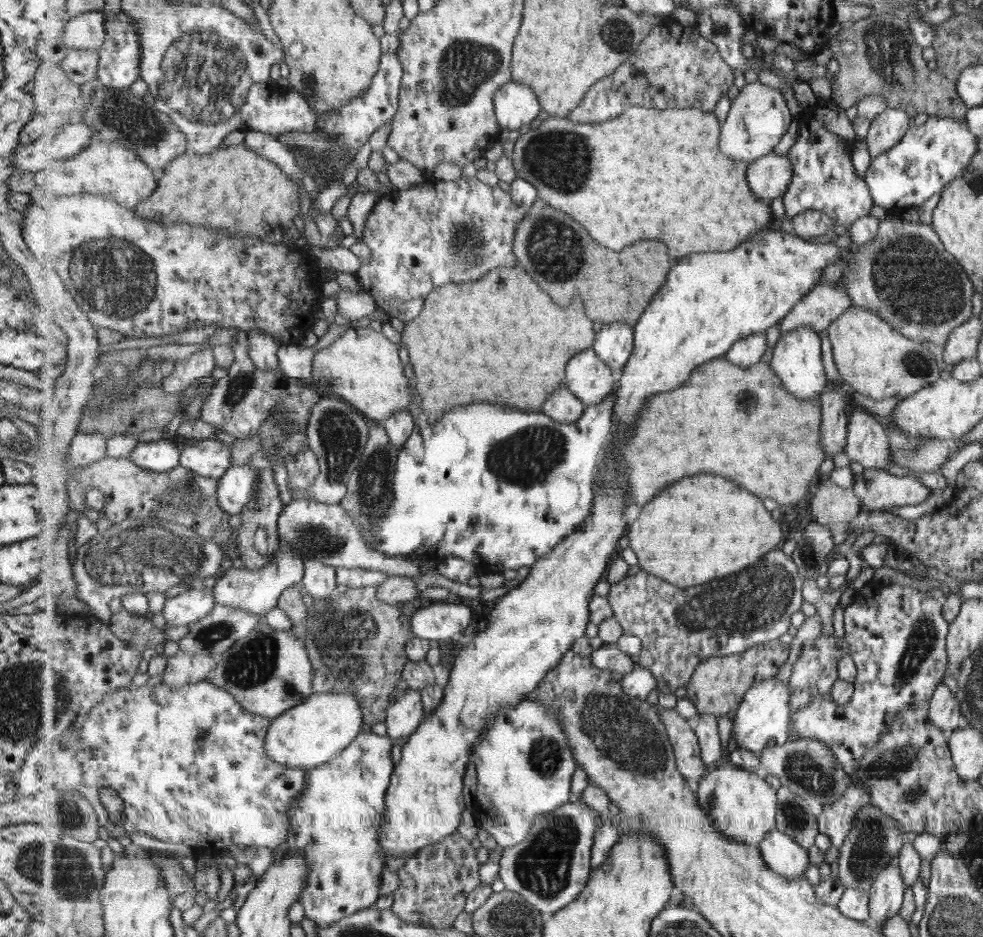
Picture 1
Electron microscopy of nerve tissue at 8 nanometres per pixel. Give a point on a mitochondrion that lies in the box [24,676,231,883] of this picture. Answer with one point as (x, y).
(68, 810)

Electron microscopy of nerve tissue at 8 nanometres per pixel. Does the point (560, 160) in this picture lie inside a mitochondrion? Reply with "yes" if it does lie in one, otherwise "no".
yes

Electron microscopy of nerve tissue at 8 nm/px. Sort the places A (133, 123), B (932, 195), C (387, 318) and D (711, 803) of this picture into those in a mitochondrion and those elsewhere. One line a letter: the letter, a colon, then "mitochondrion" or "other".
A: mitochondrion
B: other
C: other
D: mitochondrion

